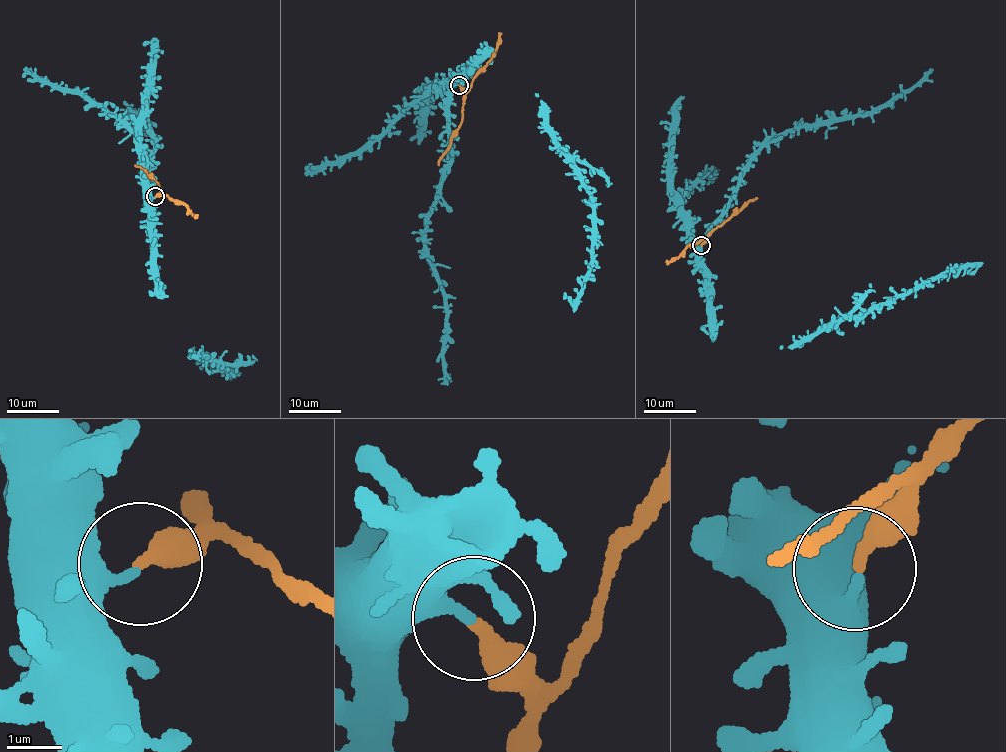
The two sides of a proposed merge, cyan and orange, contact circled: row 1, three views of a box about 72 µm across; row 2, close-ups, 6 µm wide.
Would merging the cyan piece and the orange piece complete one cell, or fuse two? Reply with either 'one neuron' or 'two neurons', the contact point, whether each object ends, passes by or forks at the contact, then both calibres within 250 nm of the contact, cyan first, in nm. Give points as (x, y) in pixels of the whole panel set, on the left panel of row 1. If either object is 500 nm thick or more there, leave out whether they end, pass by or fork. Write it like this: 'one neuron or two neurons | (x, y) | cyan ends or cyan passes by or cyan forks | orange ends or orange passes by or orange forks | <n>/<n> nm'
two neurons | (155, 196) | cyan ends | orange ends | 240/320 nm

